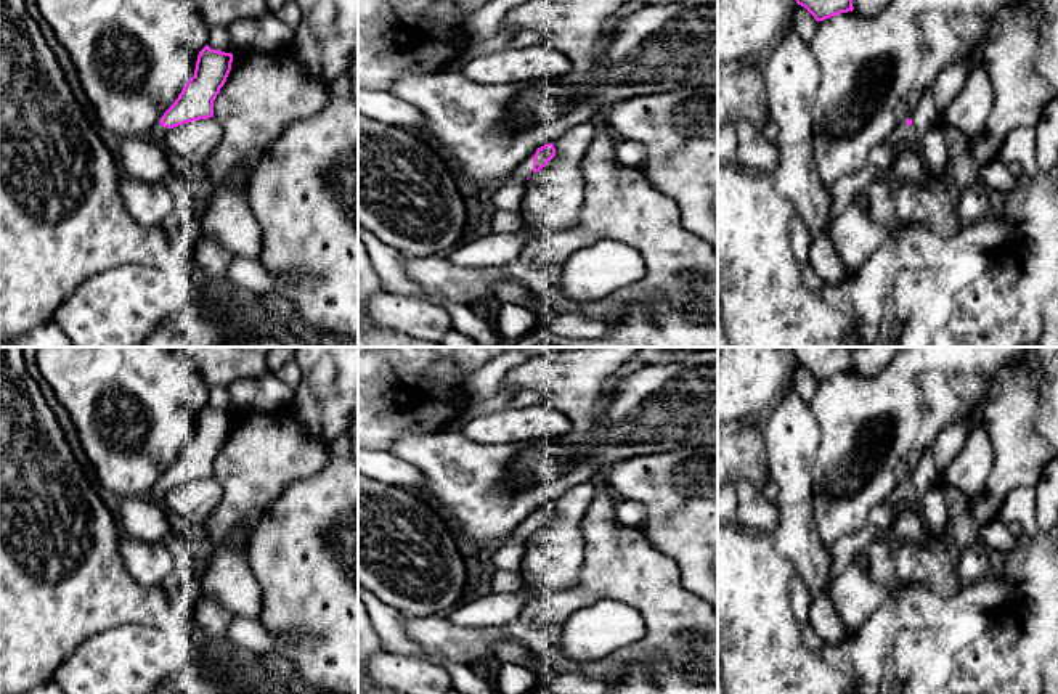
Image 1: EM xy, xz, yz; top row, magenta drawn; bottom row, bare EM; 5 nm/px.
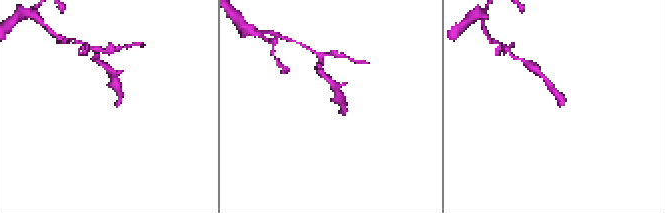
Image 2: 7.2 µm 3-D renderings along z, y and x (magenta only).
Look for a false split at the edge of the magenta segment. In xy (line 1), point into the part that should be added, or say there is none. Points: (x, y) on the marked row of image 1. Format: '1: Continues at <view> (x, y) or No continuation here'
1: Continues at xy (158, 132)

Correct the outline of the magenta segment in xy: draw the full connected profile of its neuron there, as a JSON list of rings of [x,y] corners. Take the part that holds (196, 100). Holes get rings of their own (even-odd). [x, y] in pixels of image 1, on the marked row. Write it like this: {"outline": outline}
{"outline": [[[205,45],[197,55],[194,76],[151,129],[149,138],[162,143],[170,129],[214,117],[214,101],[226,82],[231,63],[233,53],[212,50]]]}

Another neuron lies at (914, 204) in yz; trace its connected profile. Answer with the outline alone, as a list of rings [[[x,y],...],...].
[[[901,183],[893,191],[896,218],[907,227],[922,225],[942,238],[950,238],[960,230],[955,206],[939,188]]]

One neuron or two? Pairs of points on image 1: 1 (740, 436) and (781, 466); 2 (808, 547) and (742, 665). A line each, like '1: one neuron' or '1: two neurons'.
1: two neurons
2: two neurons

